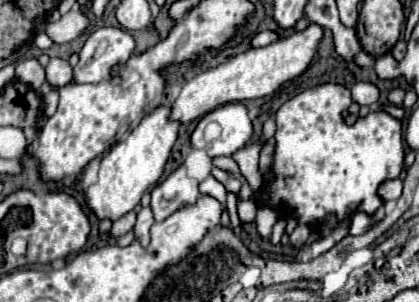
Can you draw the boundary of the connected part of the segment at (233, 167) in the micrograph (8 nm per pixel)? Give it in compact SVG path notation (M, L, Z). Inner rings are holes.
M231 157L214 158L214 160L212 160L212 165L228 172L239 180L243 178L237 163Z

